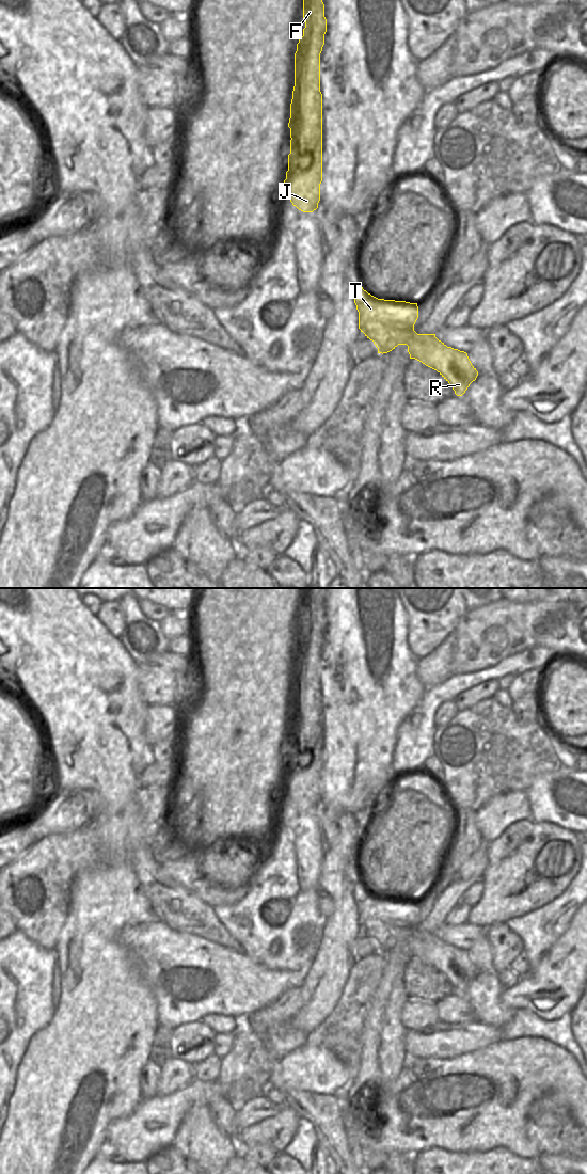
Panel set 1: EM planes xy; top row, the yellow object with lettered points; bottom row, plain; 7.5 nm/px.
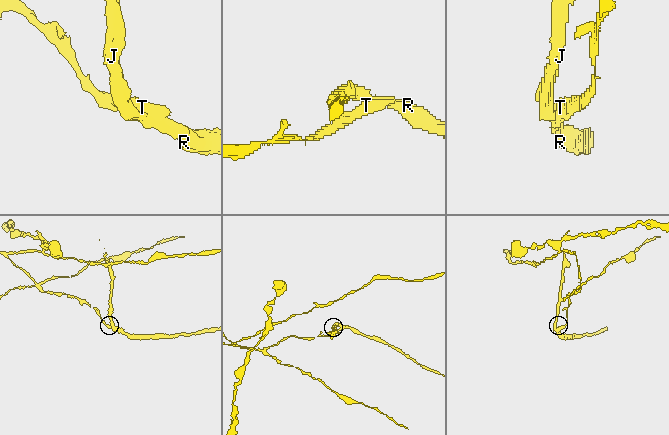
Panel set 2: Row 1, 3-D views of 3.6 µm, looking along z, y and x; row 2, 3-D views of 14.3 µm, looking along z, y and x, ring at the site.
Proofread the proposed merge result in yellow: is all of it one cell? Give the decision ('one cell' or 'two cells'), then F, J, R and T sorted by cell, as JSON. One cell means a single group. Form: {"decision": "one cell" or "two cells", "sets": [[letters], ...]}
{"decision": "two cells", "sets": [["F", "J", "R"], ["T"]]}

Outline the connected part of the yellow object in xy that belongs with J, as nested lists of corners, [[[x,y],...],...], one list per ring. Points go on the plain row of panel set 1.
[[[316,588],[303,590],[303,634],[295,651],[295,684],[290,701],[290,751],[284,778],[290,784],[290,799],[303,810],[313,810],[320,798],[322,779],[322,692],[320,689],[320,651],[324,642],[327,617],[324,602],[316,597]]]

